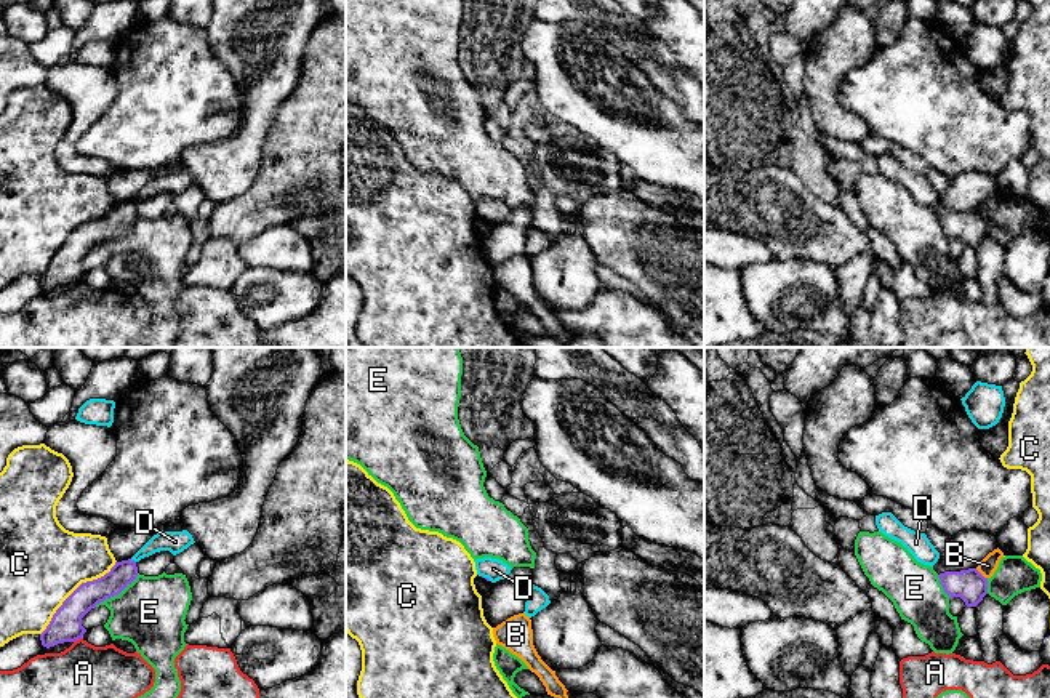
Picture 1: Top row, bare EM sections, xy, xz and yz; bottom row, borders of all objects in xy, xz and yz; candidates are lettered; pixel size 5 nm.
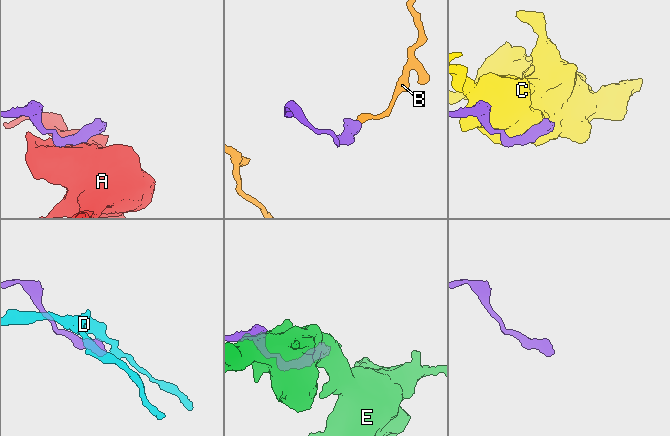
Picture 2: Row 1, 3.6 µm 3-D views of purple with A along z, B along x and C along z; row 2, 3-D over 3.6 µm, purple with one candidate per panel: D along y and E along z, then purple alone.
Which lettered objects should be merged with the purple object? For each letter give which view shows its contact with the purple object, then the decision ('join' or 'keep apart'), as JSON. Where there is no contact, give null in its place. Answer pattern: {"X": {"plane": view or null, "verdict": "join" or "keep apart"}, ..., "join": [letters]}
{"A": {"plane": "xy", "verdict": "keep apart"}, "B": {"plane": "yz", "verdict": "keep apart"}, "C": {"plane": "xy", "verdict": "keep apart"}, "D": {"plane": "xy", "verdict": "keep apart"}, "E": {"plane": "xy", "verdict": "keep apart"}, "join": []}

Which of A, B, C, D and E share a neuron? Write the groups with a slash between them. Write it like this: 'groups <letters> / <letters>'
groups A / B / C / D / E

